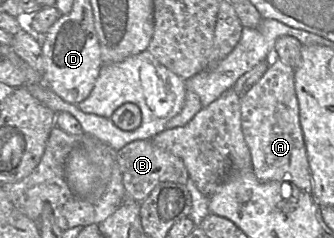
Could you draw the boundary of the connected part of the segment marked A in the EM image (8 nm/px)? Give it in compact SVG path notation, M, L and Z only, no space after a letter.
M271 58L265 74L241 95L241 126L250 150L251 170L262 182L289 182L312 193L312 177L299 119L294 68Z

